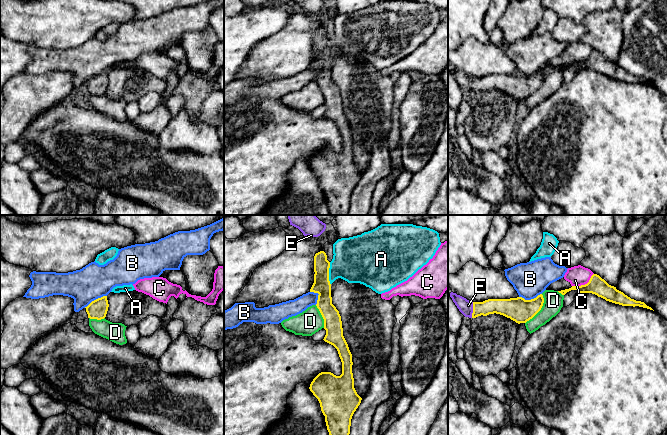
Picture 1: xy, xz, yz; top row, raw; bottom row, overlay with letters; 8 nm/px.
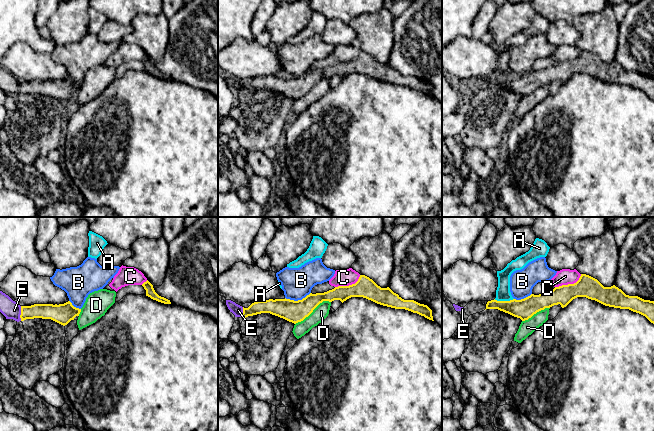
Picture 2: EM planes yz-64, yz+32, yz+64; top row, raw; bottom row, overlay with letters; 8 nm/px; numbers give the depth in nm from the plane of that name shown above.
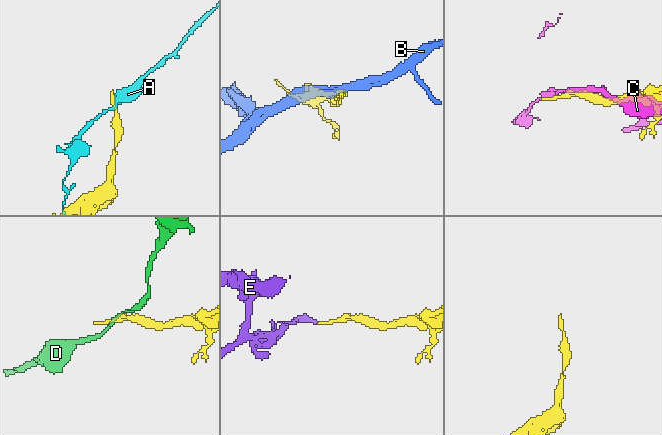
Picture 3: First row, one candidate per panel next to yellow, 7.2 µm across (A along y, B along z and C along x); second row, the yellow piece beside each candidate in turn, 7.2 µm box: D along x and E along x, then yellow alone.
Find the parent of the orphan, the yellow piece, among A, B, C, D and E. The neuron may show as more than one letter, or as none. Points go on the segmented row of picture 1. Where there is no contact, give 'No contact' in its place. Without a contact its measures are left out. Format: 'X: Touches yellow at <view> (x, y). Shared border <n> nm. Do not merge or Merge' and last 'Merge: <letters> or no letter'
A: Touches yellow at xz (328, 273). Shared border 180 nm. Do not merge
B: Touches yellow at yz (531, 299). Shared border 190 nm. Do not merge
C: Touches yellow at yz (585, 284). Shared border 200 nm. Do not merge
D: Touches yellow at yz (540, 309). Shared border 280 nm. Do not merge
E: Touches yellow at yz (473, 310). Shared border 130 nm. Merge
Merge: E

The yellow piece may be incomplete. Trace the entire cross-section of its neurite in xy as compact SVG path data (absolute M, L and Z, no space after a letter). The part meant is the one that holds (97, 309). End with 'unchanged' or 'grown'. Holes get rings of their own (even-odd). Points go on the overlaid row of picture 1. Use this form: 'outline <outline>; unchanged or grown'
outline M103 296L92 301L86 308L88 318L101 320L106 317L108 311L108 300L107 296Z; unchanged

